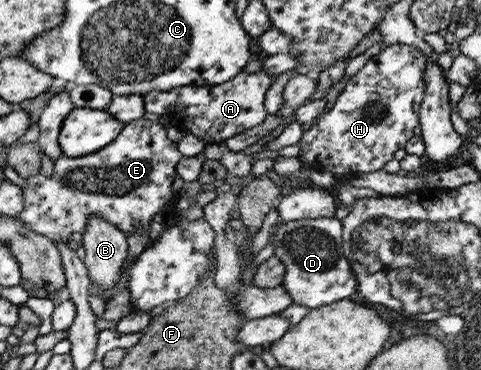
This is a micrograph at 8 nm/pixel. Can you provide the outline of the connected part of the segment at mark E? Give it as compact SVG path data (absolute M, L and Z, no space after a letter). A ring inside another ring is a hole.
M142 117L126 124L117 140L111 142L98 152L85 157L69 157L65 153L54 162L51 176L41 173L27 178L25 188L22 189L23 209L16 216L21 224L33 232L47 236L54 243L69 242L75 232L84 234L87 230L89 214L97 214L117 226L126 234L145 232L149 234L149 222L155 214L163 213L165 208L173 204L176 192L172 192L173 176L177 174L177 166L185 156L179 151L177 143L167 138L167 132L159 121Z

